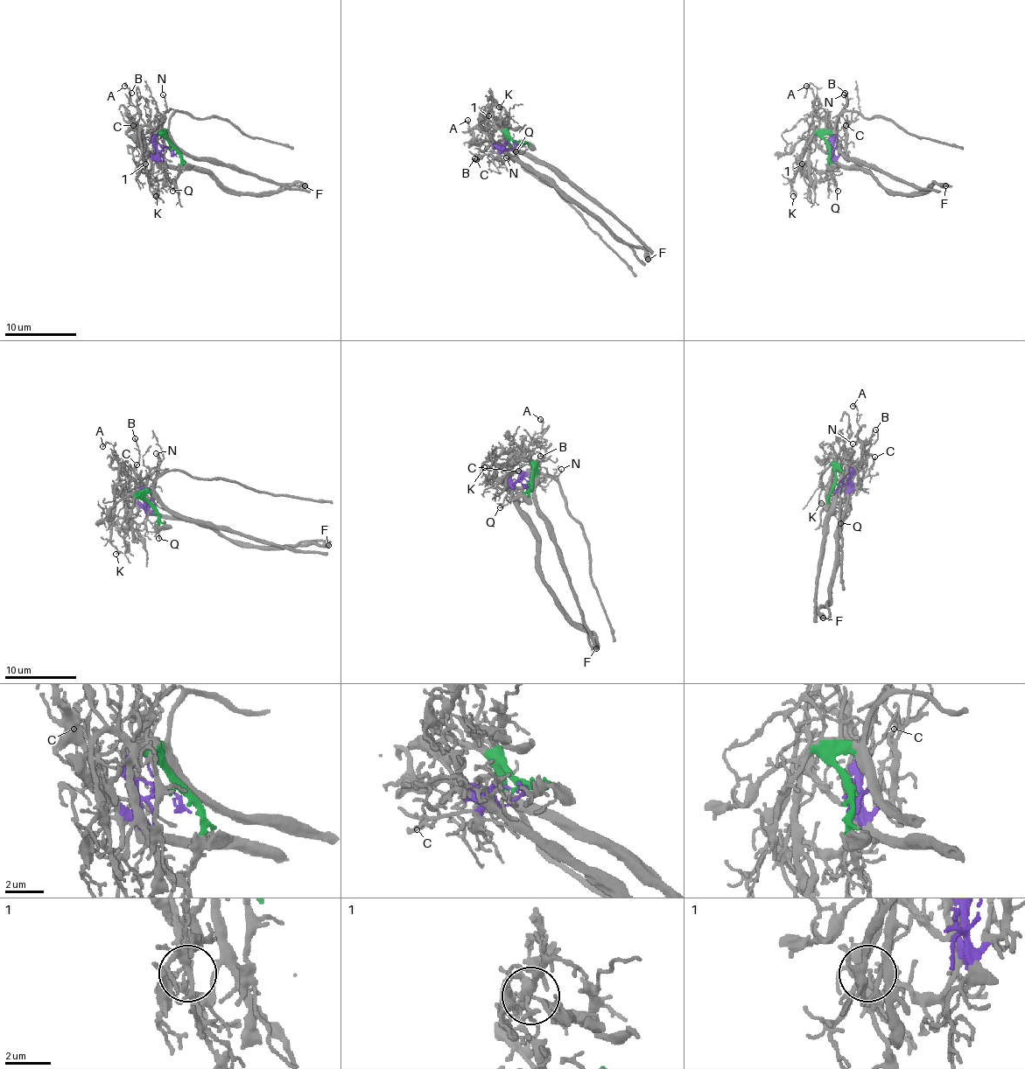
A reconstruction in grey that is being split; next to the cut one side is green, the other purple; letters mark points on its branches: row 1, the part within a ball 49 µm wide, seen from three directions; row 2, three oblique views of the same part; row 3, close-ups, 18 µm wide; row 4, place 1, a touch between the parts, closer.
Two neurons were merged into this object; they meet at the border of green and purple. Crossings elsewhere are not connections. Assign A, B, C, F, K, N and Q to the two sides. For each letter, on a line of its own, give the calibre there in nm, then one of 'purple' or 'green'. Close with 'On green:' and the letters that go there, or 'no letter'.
A: 170 nm | purple
B: 130 nm | purple
C: 110 nm | purple
F: 600 nm | purple
K: 100 nm | green
N: 130 nm | purple
Q: 150 nm | green
On green: K, Q

